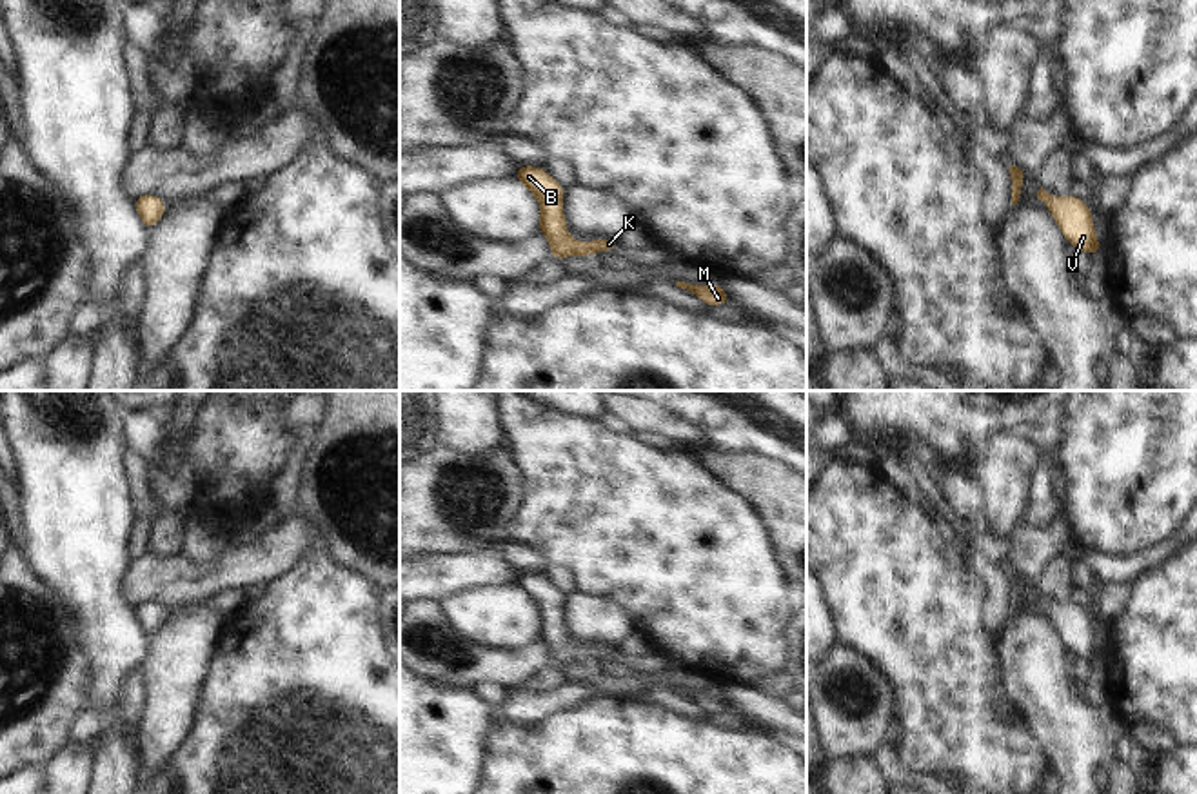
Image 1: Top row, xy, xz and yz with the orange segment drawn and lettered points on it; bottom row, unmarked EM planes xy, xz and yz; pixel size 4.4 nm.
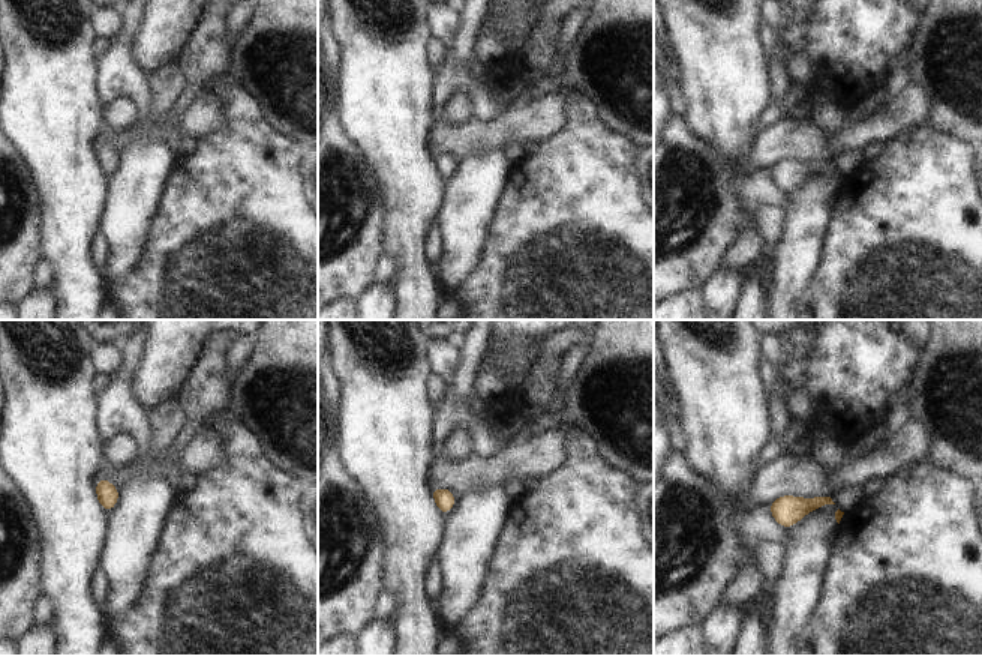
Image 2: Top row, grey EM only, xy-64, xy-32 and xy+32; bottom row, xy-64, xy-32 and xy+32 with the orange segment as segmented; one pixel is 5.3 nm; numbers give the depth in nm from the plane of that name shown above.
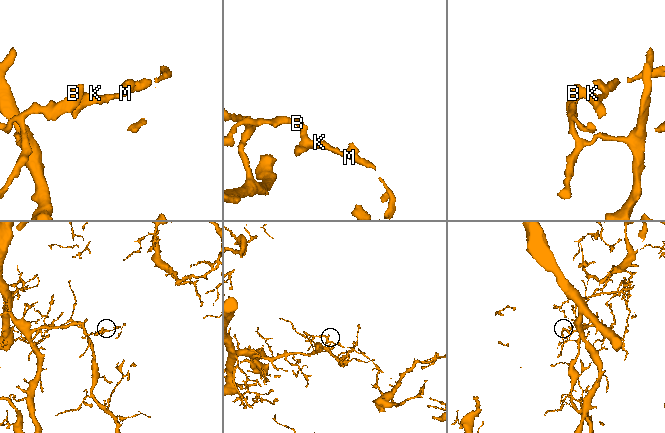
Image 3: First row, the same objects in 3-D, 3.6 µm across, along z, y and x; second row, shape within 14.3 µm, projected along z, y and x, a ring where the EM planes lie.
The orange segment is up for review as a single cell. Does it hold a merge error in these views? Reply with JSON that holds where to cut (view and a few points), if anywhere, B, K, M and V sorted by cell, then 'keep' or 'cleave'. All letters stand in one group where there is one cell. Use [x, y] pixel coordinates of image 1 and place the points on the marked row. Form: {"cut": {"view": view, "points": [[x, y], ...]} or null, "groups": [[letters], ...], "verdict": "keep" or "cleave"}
{"cut": null, "groups": [["B", "K", "M", "V"]], "verdict": "keep"}

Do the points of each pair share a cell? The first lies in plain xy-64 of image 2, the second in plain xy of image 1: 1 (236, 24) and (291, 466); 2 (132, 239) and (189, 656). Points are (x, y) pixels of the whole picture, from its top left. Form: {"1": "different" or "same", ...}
{"1": "same", "2": "same"}

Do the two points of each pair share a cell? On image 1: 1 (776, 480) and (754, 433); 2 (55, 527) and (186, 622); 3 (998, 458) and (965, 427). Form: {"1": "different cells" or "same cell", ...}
{"1": "different cells", "2": "different cells", "3": "different cells"}

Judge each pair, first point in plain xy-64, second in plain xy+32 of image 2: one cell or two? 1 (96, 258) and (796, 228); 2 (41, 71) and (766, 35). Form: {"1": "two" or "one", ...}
{"1": "two", "2": "two"}

